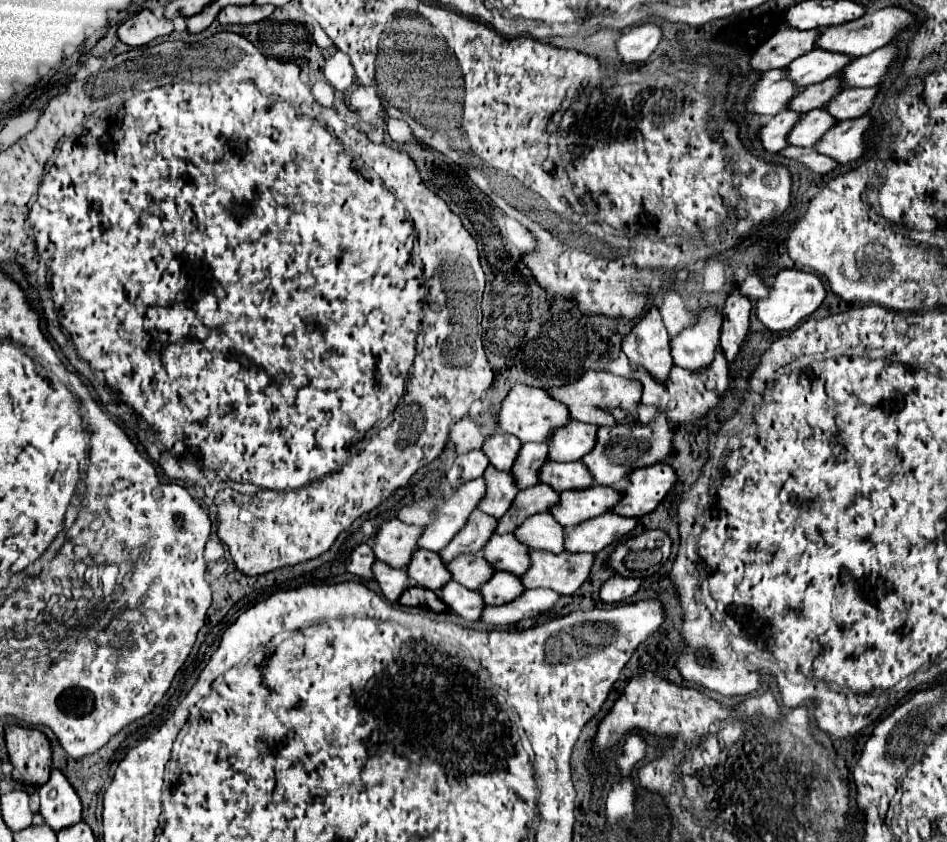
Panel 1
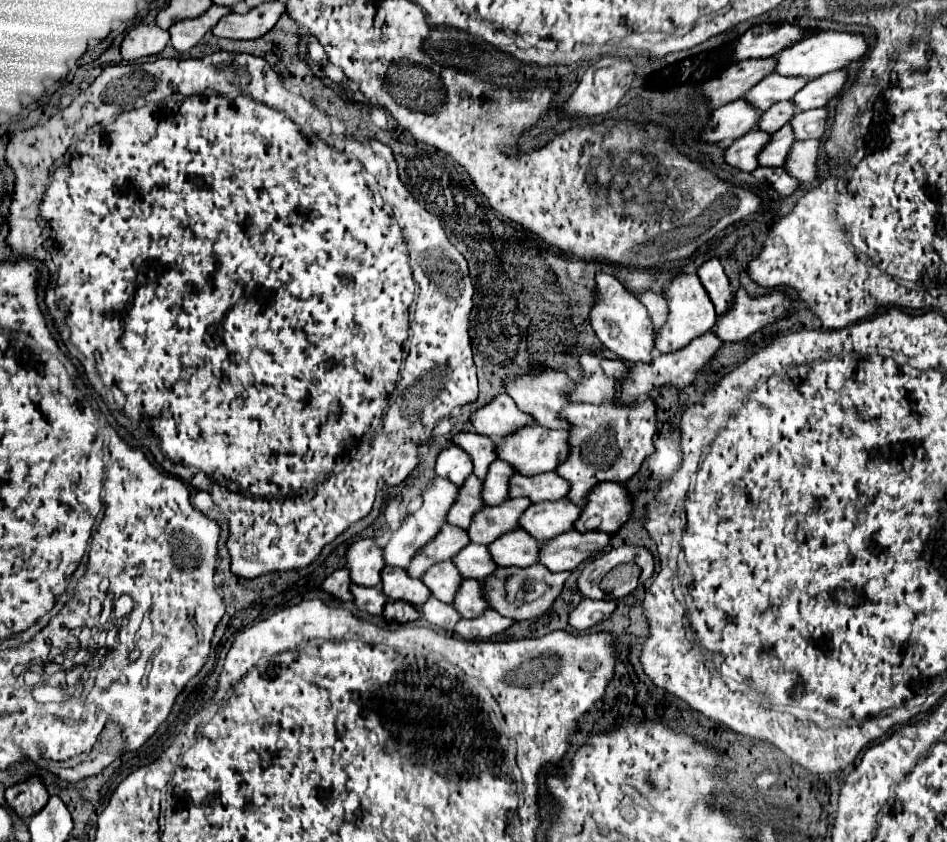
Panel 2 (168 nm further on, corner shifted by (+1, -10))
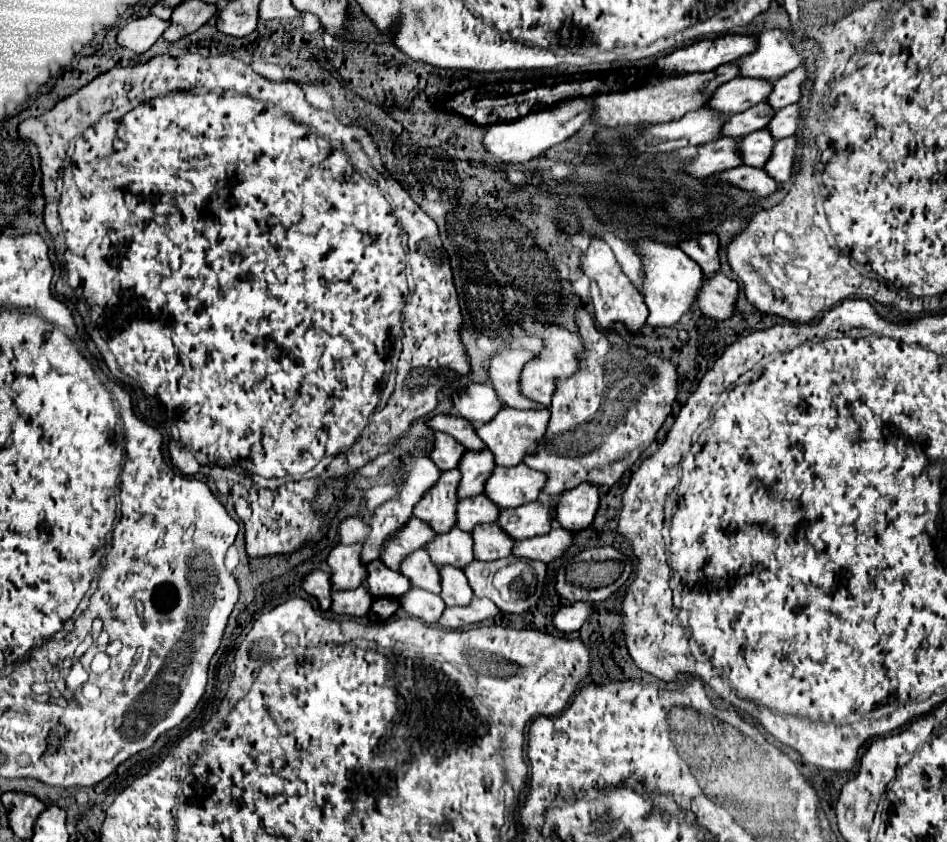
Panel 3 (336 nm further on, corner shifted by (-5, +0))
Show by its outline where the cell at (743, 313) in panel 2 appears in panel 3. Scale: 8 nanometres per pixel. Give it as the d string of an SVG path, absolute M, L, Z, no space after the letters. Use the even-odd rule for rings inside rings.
M722 273L704 277L704 287L698 293L698 307L706 317L726 321L736 313L738 293L740 285Z

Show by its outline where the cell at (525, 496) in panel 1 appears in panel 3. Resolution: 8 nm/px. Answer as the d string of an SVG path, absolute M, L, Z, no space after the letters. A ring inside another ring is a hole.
M484 495L460 499L456 527L462 531L472 531L480 523L496 523L498 515L500 507L492 505L492 501L488 501L488 497Z

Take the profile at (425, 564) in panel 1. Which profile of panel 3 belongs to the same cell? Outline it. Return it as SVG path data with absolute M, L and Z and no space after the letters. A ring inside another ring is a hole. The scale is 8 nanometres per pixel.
M380 559L368 565L366 583L374 597L400 597L400 593L408 593L408 589L412 589L412 583L404 575L388 569Z

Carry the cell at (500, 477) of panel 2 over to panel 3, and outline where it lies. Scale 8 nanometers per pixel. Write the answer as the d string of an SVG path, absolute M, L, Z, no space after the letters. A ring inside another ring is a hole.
M488 449L484 451L466 451L462 461L460 461L460 487L458 487L458 497L476 497L480 493L484 493L484 481L488 481L488 473L492 473L492 469L496 467L496 463L492 461L492 453L488 453Z

